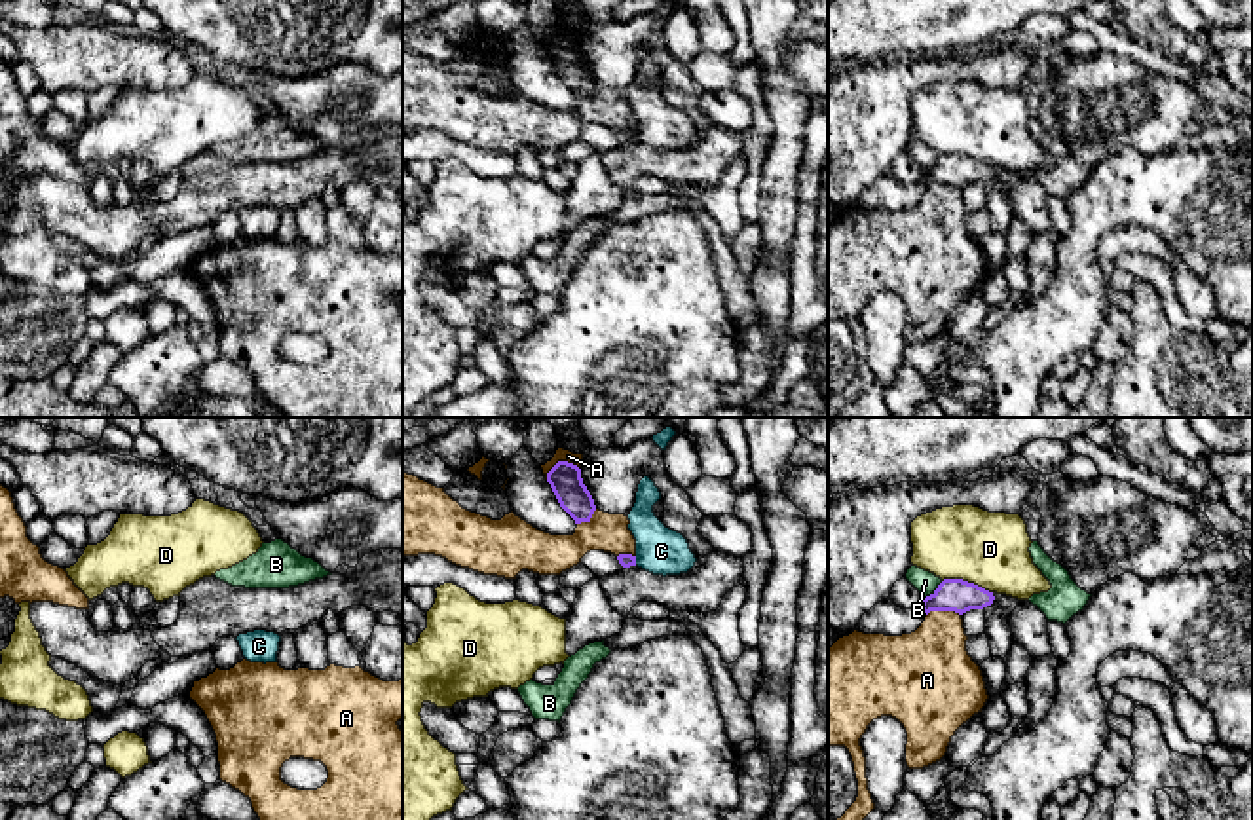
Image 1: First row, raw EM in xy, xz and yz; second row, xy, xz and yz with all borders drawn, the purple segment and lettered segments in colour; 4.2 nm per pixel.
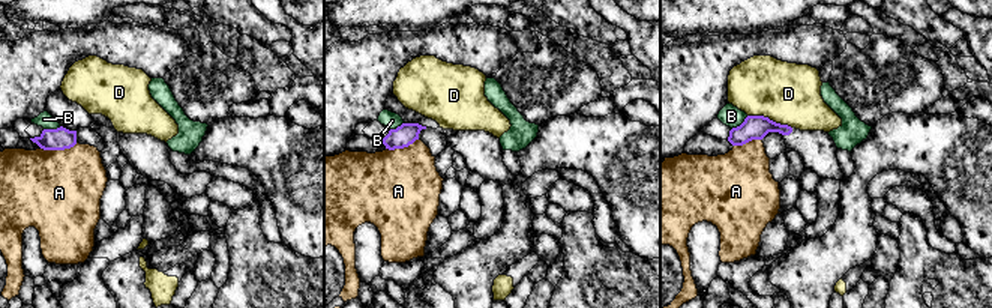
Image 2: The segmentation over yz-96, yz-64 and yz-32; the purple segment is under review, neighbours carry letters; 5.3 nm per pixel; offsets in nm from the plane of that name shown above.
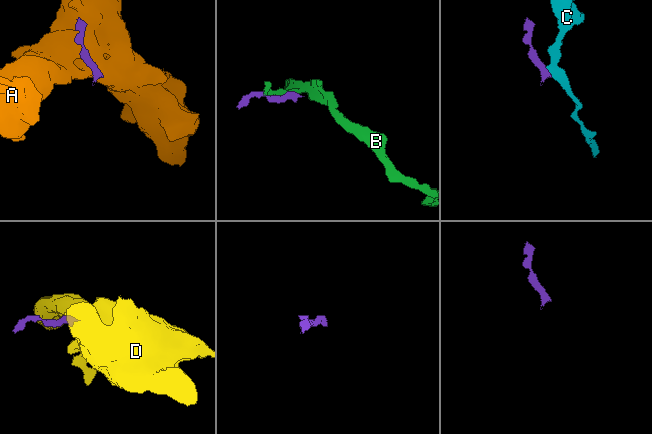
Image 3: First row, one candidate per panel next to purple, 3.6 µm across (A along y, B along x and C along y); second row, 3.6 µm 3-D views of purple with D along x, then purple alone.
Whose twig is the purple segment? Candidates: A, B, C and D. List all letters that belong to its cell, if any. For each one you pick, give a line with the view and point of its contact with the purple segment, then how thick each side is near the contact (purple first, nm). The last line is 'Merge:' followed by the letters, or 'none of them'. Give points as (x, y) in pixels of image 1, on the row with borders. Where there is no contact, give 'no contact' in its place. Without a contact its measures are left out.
Merge: none of them

